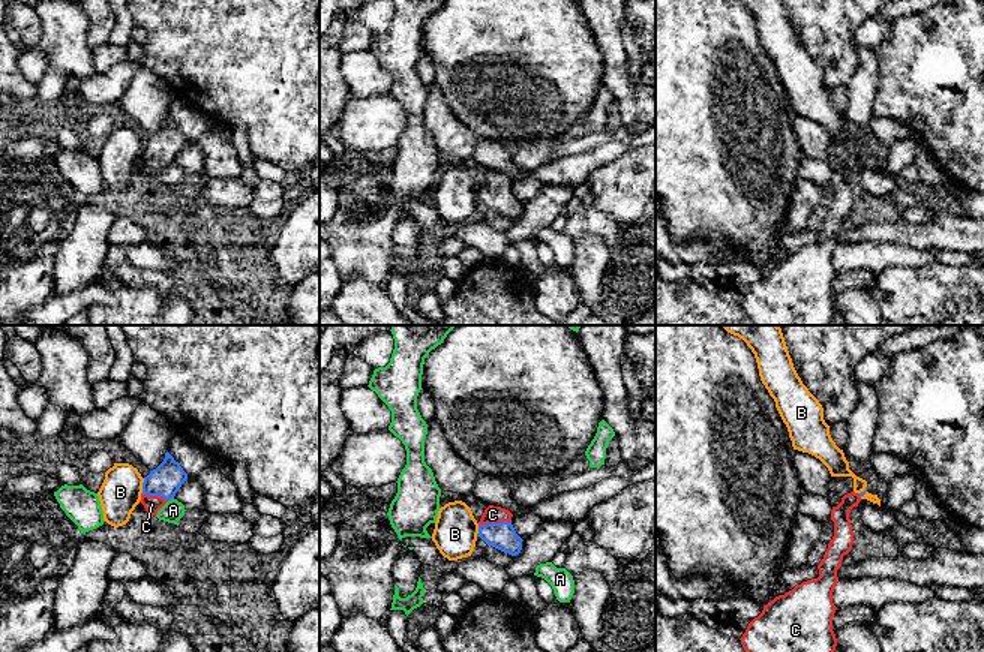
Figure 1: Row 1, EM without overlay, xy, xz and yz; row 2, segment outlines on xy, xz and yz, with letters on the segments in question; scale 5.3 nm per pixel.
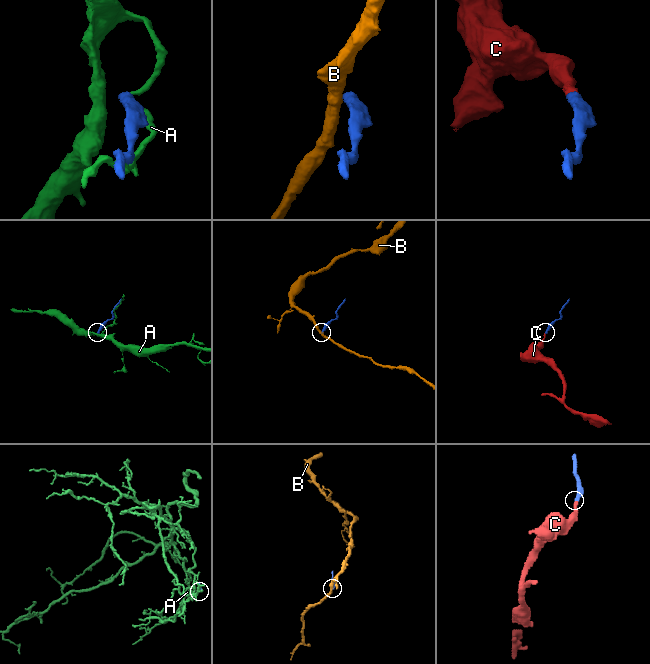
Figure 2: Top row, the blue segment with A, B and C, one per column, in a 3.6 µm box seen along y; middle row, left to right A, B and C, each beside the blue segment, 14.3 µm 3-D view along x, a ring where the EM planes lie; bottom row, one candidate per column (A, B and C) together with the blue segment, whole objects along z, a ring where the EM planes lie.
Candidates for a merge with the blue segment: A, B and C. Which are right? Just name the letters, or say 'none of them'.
C

